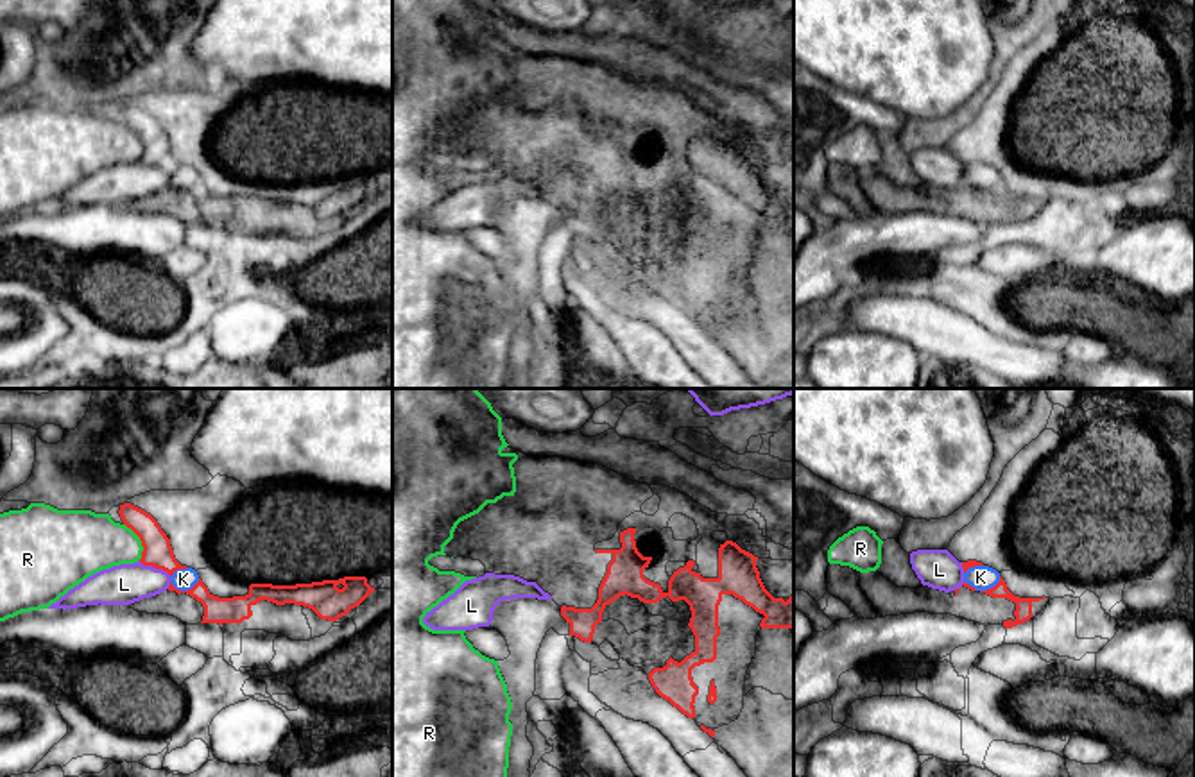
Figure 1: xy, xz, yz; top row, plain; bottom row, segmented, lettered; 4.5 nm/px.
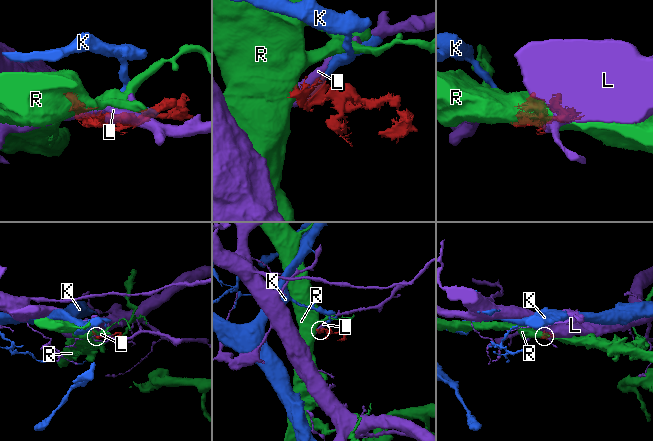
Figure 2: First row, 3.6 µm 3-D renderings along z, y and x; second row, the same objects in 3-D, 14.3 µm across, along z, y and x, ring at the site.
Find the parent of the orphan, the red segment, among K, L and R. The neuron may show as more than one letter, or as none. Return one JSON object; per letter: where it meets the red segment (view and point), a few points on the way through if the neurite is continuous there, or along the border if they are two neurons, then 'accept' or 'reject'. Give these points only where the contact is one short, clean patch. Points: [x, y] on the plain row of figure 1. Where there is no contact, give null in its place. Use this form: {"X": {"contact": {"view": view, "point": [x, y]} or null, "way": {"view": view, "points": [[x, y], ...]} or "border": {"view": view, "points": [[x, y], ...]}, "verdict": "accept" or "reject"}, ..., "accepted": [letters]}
{"K": {"contact": {"view": "xy", "point": [185, 190]}, "verdict": "reject"}, "L": {"contact": {"view": "xy", "point": [154, 165]}, "verdict": "reject"}, "R": {"contact": {"view": "xy", "point": [140, 138]}, "border": {"view": "xy", "points": [[124, 122], [140, 140], [140, 158]]}, "verdict": "reject"}, "accepted": []}

